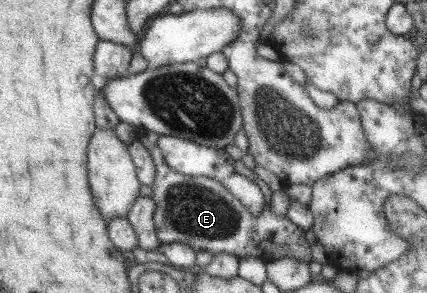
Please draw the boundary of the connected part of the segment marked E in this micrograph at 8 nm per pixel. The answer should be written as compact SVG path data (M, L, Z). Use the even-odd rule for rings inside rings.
M137 129L134 137L150 154L154 162L154 182L152 182L151 197L155 201L153 222L160 243L189 245L195 252L211 251L227 253L238 259L255 257L270 259L270 251L279 245L288 247L288 257L308 262L310 257L309 244L301 237L302 229L296 227L286 215L276 215L269 207L271 191L266 183L257 176L255 185L264 196L264 205L257 216L252 215L222 184L210 178L201 176L188 177L176 173L168 167L157 146L158 133Z

